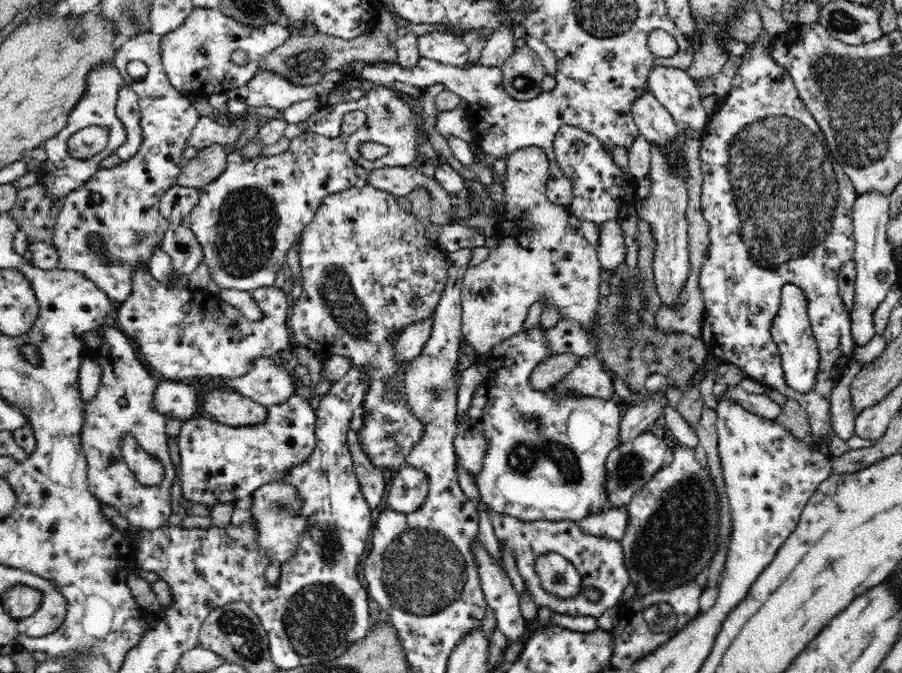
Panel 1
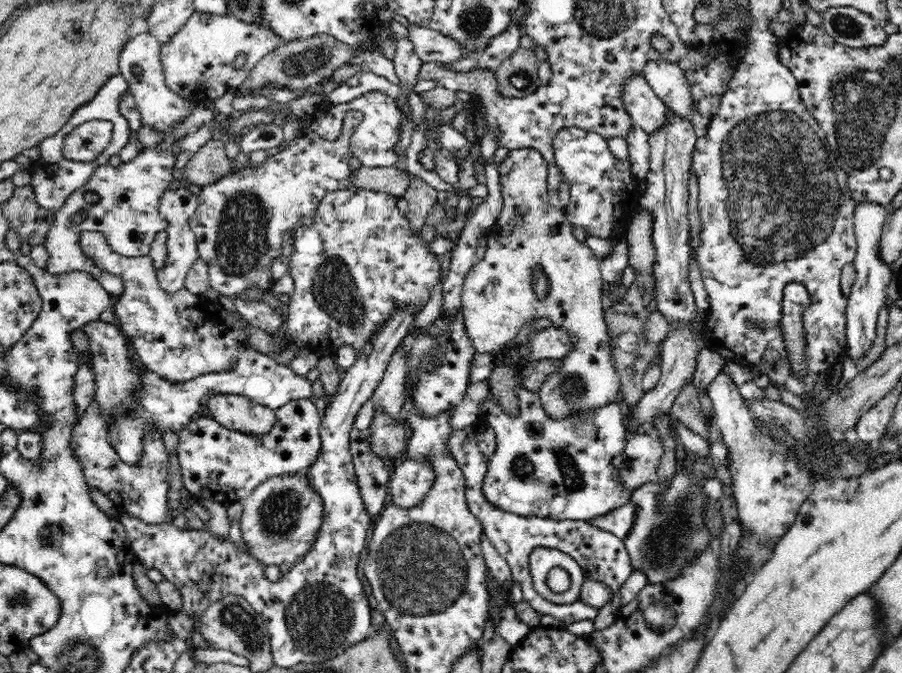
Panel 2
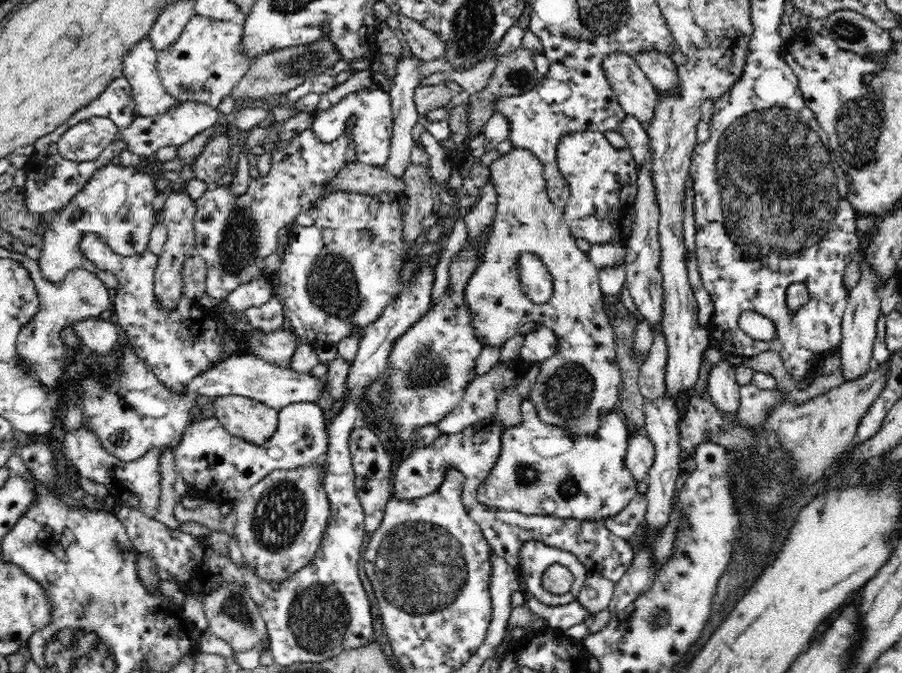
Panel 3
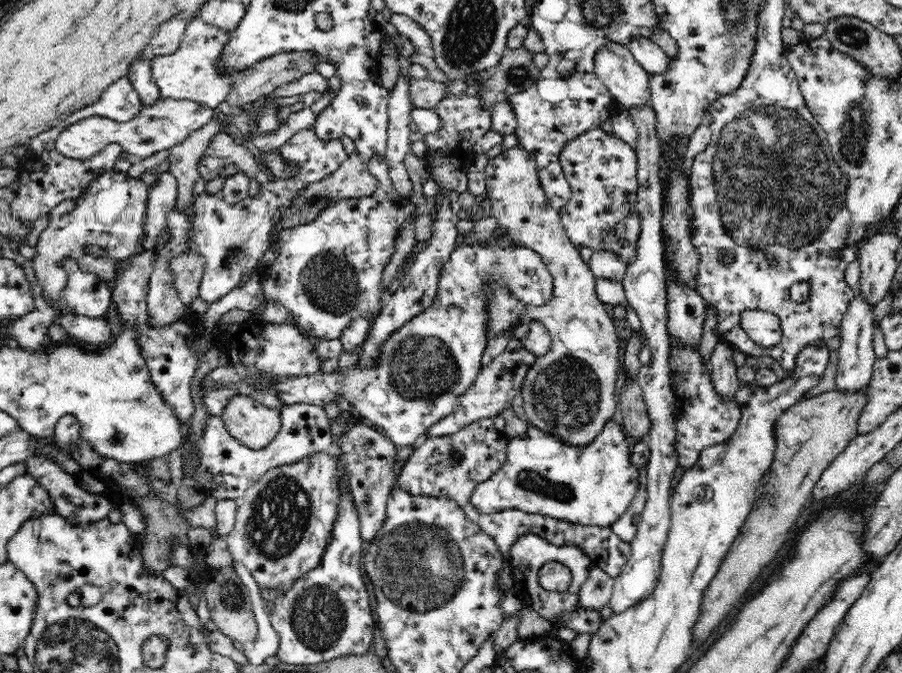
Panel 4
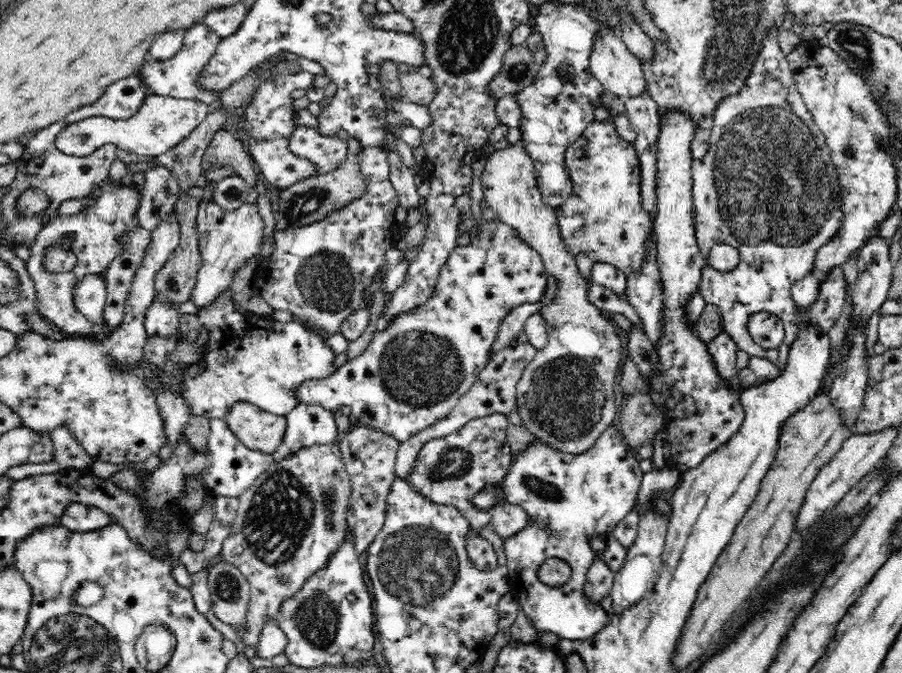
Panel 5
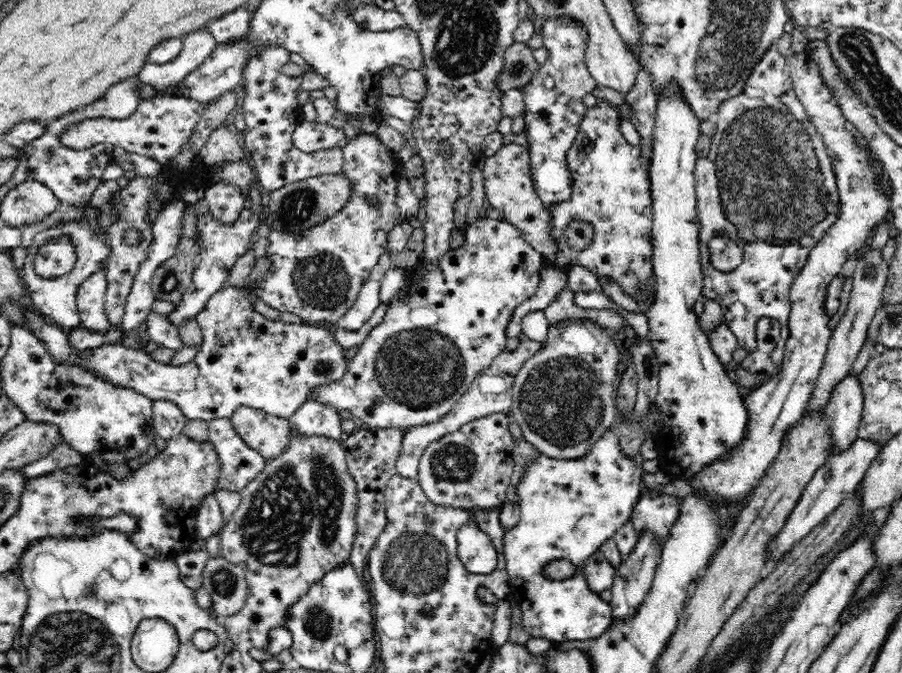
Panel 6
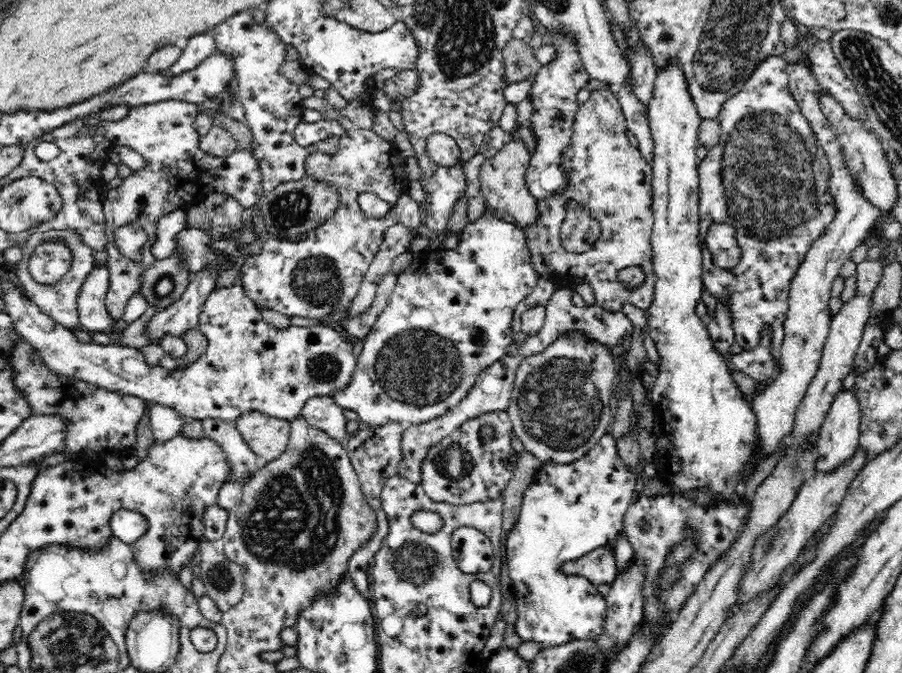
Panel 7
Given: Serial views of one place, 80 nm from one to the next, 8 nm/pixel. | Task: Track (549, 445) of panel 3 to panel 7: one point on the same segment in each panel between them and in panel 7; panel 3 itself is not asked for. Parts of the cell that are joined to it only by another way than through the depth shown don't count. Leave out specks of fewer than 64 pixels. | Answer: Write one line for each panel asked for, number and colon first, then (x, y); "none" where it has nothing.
4: (592, 485)
5: (570, 500)
6: (568, 508)
7: (568, 510)

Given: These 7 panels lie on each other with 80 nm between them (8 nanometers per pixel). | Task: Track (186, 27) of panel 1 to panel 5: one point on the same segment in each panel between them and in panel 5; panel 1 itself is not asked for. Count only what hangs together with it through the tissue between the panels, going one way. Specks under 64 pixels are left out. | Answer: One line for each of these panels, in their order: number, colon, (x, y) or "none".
2: (197, 64)
3: (204, 64)
4: (190, 73)
5: (176, 76)

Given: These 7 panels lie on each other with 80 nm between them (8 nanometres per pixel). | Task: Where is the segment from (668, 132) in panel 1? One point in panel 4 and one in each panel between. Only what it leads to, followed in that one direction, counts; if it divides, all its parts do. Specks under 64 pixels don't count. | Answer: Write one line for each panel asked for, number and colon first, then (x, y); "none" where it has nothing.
2: (647, 111)
3: (636, 94)
4: (615, 65)

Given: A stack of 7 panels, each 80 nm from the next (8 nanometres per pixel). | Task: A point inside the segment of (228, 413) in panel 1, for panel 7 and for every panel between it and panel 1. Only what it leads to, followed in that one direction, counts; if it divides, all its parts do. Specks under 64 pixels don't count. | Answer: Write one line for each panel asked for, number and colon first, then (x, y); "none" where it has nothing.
2: (235, 412)
3: (251, 420)
4: (253, 424)
5: (262, 431)
6: (269, 435)
7: (267, 436)

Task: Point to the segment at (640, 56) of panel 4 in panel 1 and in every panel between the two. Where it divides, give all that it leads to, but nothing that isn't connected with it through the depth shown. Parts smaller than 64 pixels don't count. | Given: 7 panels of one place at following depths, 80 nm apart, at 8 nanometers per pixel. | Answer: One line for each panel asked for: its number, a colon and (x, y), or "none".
1: (674, 88)
2: (668, 81)
3: (658, 67)

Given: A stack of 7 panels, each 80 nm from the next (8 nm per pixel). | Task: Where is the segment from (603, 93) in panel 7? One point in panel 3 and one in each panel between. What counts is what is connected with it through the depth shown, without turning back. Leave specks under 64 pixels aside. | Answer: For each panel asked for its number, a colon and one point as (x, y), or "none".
3: (603, 186)
4: (601, 168)
5: (604, 218)
6: (611, 189)

